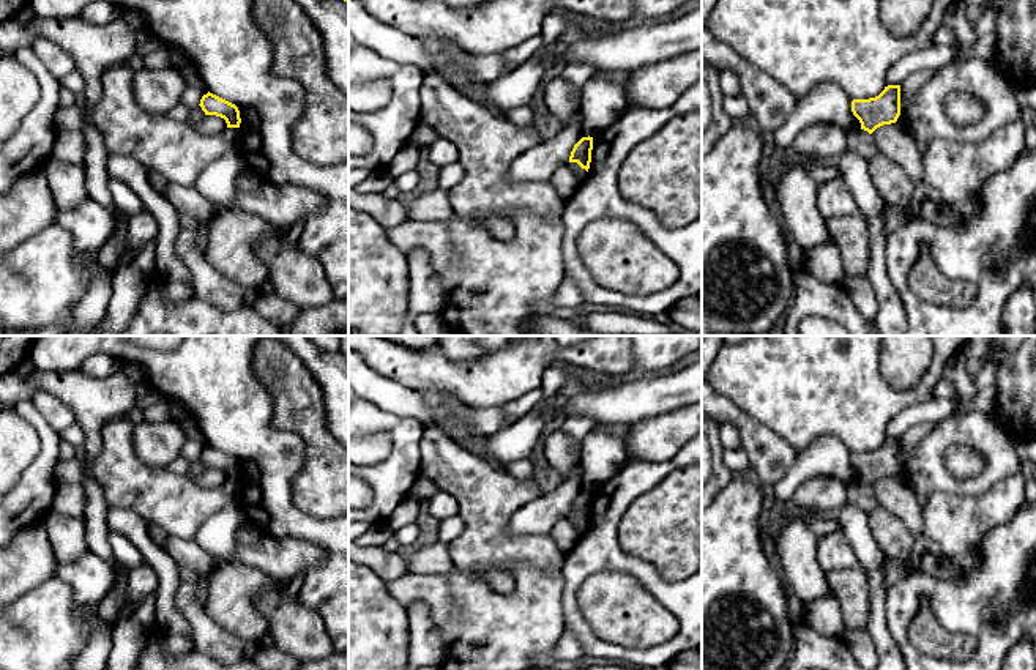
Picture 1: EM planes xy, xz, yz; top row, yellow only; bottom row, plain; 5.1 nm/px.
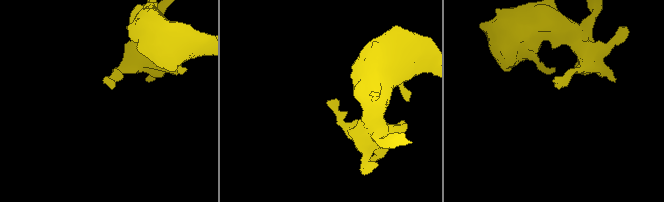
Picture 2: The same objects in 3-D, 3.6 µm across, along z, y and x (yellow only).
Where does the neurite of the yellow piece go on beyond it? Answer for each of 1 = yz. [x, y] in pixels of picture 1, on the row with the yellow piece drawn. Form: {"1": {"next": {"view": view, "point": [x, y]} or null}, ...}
{"1": {"next": null}}

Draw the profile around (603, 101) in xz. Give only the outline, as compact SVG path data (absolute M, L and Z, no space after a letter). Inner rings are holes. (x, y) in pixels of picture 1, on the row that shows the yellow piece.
M596 71L580 90L582 129L590 137L615 125L626 110L626 90L610 77L612 73Z

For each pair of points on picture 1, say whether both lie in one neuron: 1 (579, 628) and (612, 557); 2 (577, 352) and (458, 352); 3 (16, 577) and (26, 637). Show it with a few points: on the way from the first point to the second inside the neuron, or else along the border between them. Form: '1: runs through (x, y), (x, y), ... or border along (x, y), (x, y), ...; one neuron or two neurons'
1: runs through (571, 606), (571, 582), (590, 563); one neuron
2: border along (486, 352), (464, 361), (451, 361), (448, 358); two neurons
3: border along (51, 576), (16, 599); two neurons

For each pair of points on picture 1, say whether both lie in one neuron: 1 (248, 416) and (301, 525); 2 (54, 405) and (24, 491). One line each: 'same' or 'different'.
1: same
2: different

